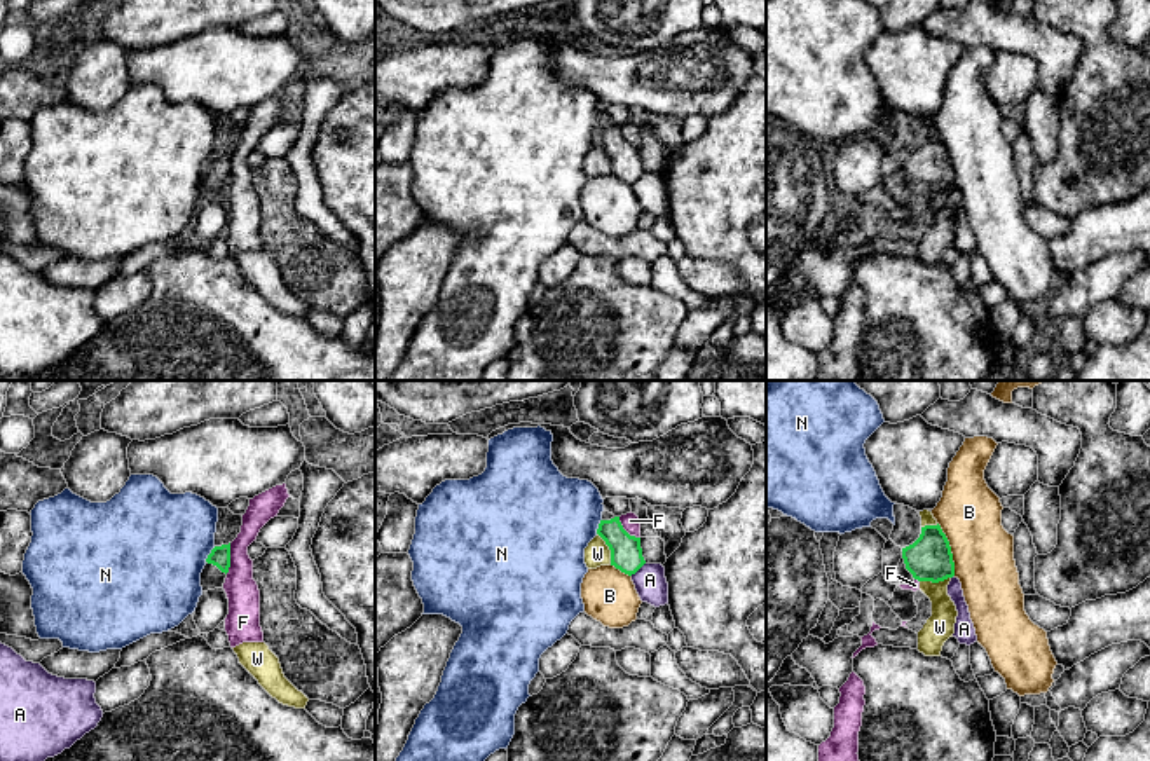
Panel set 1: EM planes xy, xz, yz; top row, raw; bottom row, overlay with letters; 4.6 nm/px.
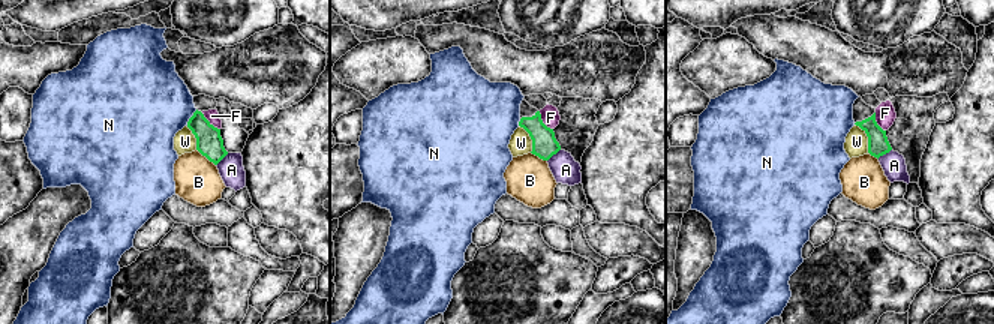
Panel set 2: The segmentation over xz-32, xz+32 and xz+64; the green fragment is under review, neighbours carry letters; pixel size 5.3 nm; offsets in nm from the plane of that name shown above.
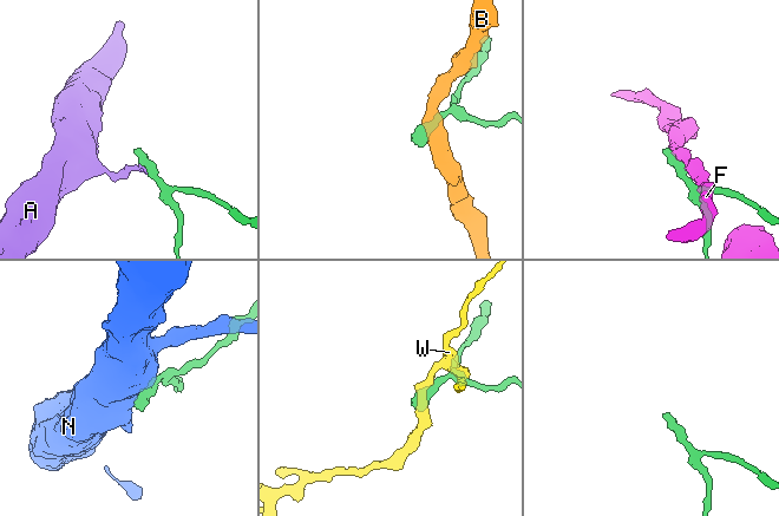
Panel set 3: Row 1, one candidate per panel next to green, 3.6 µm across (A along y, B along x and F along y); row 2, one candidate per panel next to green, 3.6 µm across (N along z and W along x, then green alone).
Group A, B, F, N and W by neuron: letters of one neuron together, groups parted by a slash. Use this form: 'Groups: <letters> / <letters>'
Groups: A / B / F / N / W

